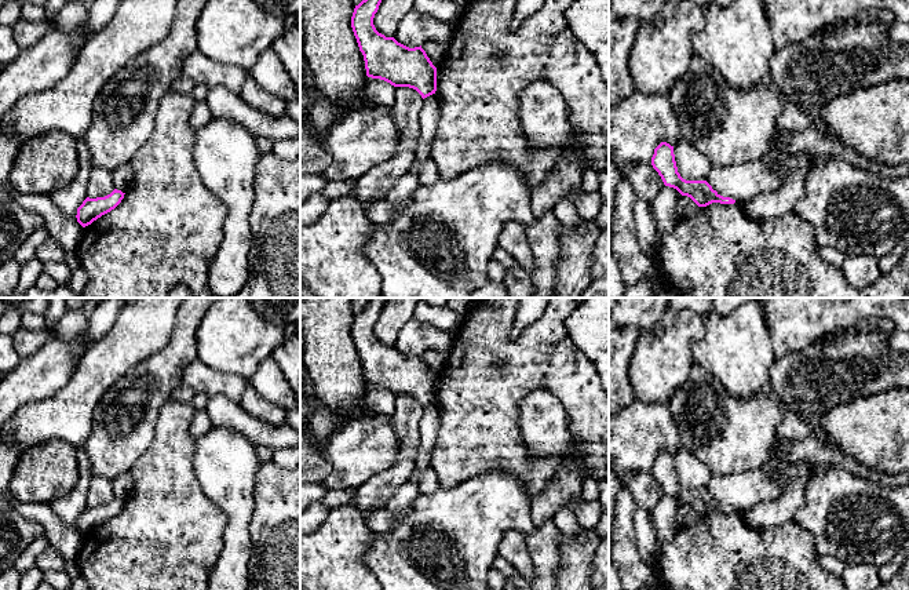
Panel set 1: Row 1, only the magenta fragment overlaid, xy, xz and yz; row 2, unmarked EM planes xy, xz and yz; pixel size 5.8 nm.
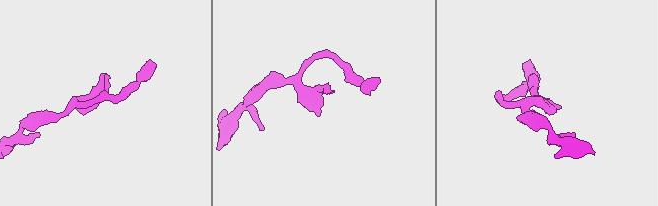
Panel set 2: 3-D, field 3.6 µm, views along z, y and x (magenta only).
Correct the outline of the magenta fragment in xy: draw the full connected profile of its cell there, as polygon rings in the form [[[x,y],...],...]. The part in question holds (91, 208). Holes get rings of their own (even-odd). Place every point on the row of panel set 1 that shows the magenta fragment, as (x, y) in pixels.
[[[129,164],[120,165],[113,171],[114,190],[105,196],[90,199],[87,197],[77,208],[77,222],[85,227],[102,215],[114,210],[124,199],[125,192],[129,189],[134,179],[134,170]]]

